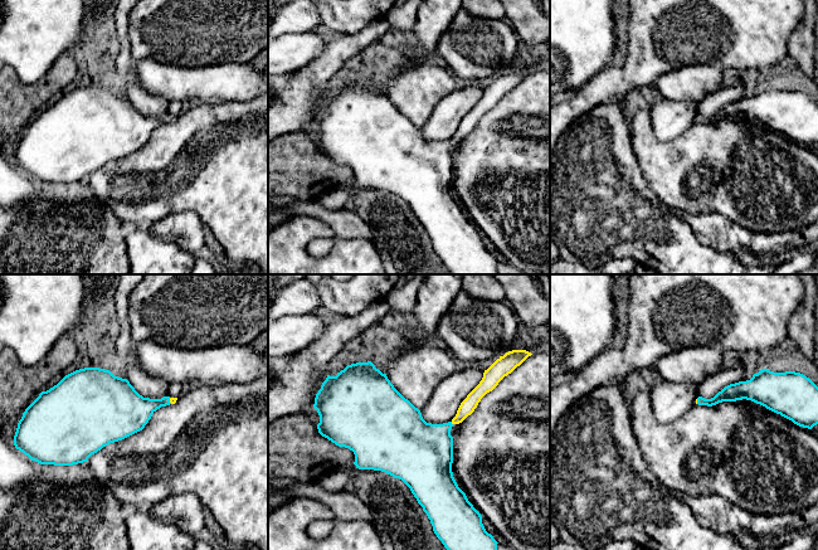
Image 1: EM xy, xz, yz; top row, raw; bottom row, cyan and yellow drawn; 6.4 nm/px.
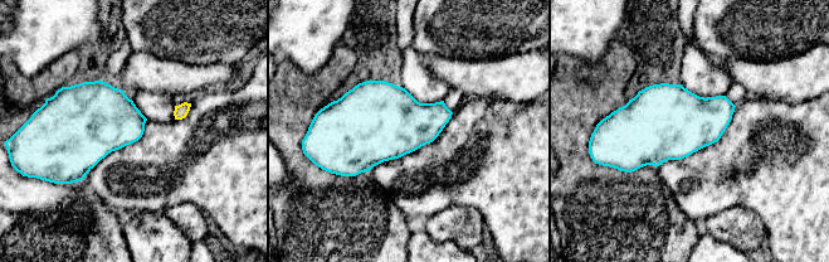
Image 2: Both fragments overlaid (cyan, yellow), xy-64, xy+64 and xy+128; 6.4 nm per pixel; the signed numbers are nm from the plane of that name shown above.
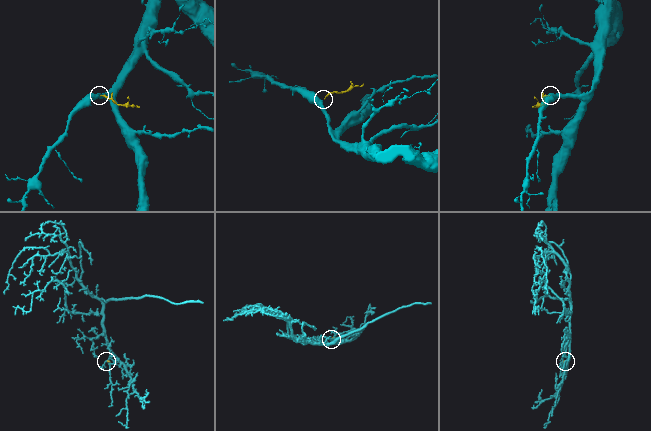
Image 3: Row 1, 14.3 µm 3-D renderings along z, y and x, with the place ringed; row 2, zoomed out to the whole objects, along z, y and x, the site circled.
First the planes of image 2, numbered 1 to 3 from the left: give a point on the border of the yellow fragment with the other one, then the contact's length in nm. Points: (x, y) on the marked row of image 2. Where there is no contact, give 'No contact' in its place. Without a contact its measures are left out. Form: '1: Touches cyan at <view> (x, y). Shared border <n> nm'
1: No contact
2: No contact
3: No contact

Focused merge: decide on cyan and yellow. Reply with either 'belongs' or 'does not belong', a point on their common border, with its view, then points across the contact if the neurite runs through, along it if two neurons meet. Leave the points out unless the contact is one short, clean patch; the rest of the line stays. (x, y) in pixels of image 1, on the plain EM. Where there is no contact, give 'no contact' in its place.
belongs; meets cyan in xz at (451, 141); runs through xz (423, 169), (451, 141), (467, 125)

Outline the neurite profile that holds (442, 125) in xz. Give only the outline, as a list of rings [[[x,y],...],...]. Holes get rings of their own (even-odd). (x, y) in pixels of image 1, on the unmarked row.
[[[469,84],[467,88],[445,94],[420,127],[423,137],[432,142],[452,140],[461,121],[482,98],[483,91],[483,88]]]

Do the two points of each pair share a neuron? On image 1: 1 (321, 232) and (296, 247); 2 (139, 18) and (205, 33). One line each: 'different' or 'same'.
1: same
2: same

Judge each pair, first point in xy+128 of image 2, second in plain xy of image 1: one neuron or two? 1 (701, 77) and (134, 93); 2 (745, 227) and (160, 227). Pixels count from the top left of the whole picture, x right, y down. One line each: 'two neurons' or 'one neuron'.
1: one neuron
2: one neuron

